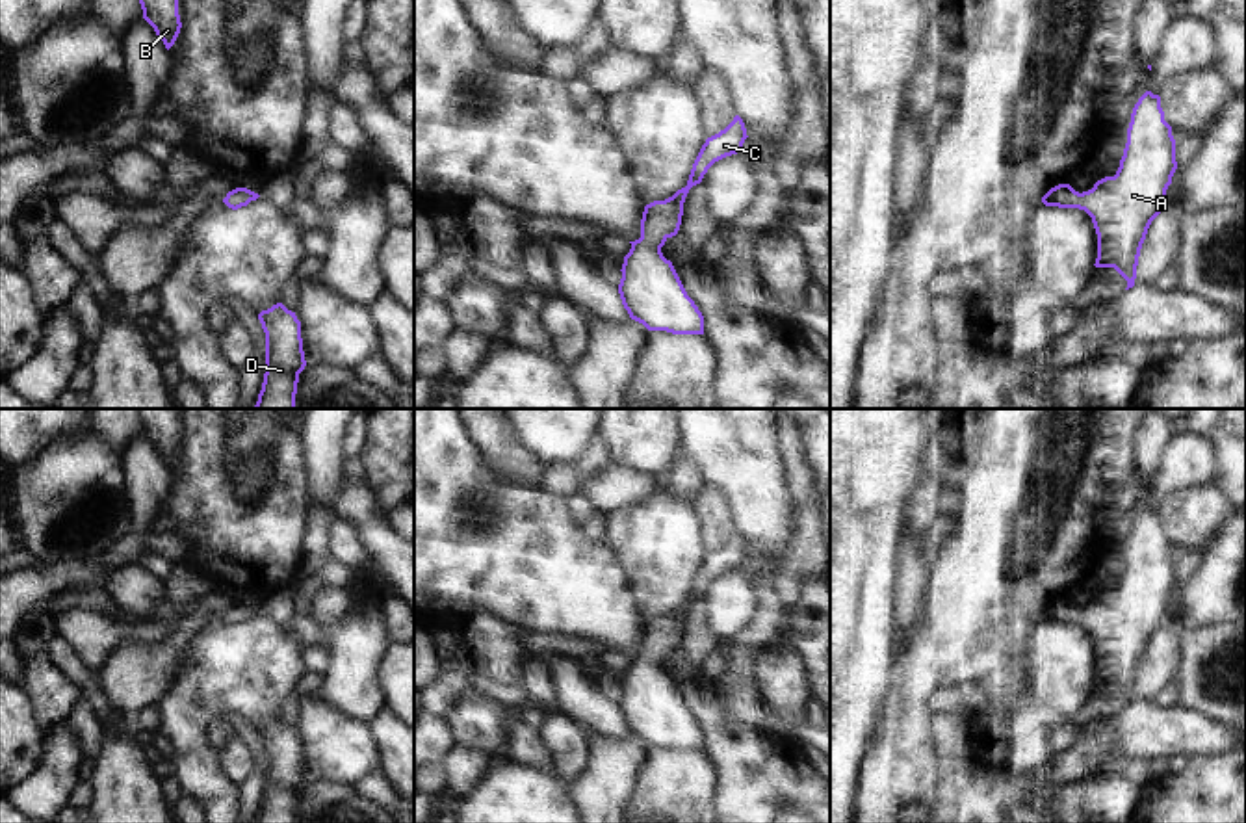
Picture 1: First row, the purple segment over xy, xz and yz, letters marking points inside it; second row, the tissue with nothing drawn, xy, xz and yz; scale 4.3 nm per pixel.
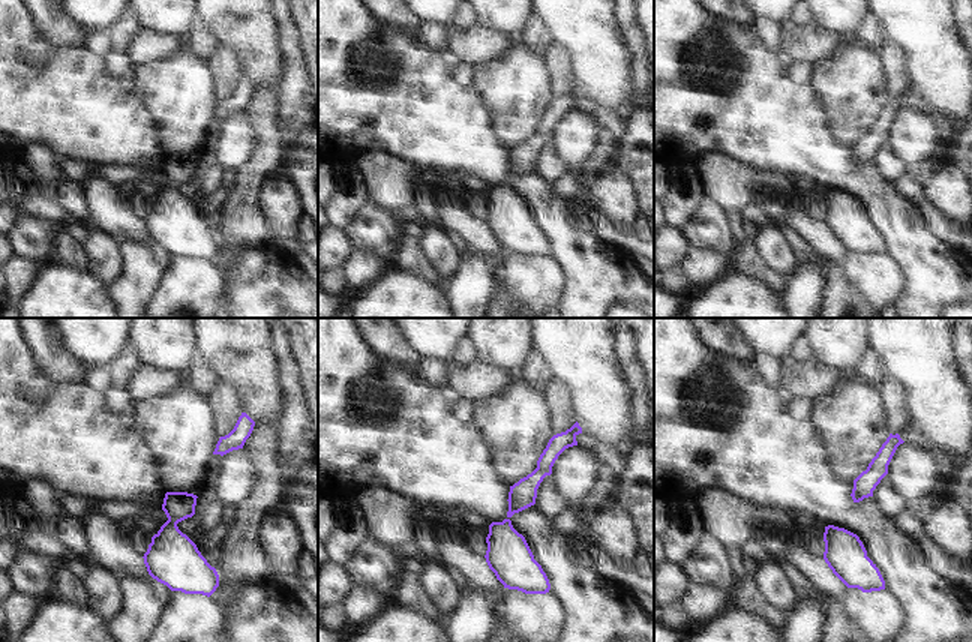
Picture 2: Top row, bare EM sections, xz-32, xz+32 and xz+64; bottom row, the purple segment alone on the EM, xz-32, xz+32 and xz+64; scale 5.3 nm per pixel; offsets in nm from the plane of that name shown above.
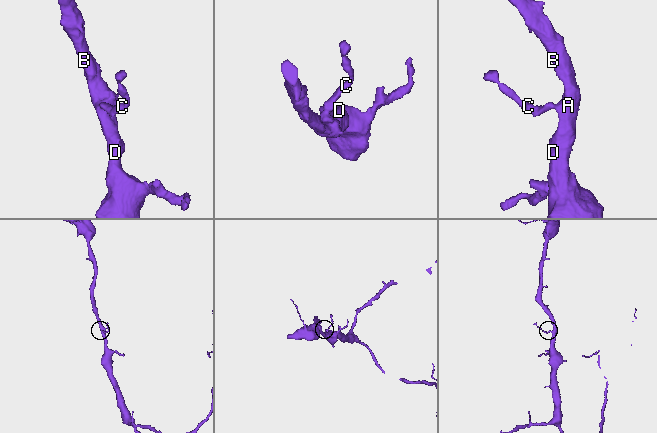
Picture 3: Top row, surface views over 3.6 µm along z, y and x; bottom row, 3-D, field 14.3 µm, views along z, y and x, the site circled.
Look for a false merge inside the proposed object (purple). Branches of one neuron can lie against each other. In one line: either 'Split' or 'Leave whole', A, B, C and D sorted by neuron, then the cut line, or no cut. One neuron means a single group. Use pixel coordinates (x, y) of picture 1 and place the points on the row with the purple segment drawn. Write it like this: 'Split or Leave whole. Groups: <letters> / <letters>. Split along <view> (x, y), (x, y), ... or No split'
Leave whole. Groups: A B C D. No split.

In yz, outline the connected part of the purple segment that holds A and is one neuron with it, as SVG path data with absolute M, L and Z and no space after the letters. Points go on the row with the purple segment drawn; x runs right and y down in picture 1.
M1146 91L1133 108L1127 128L1127 143L1120 167L1114 176L1105 176L1088 191L1075 191L1070 184L1051 188L1042 202L1045 206L1084 210L1097 234L1096 268L1114 268L1125 281L1127 288L1135 286L1136 266L1142 243L1151 221L1166 208L1166 189L1177 169L1175 139L1172 126L1164 121L1161 97Z

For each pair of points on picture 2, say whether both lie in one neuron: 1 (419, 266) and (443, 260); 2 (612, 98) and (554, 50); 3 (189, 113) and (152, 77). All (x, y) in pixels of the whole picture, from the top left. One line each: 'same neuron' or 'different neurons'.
1: different neurons
2: different neurons
3: same neuron

